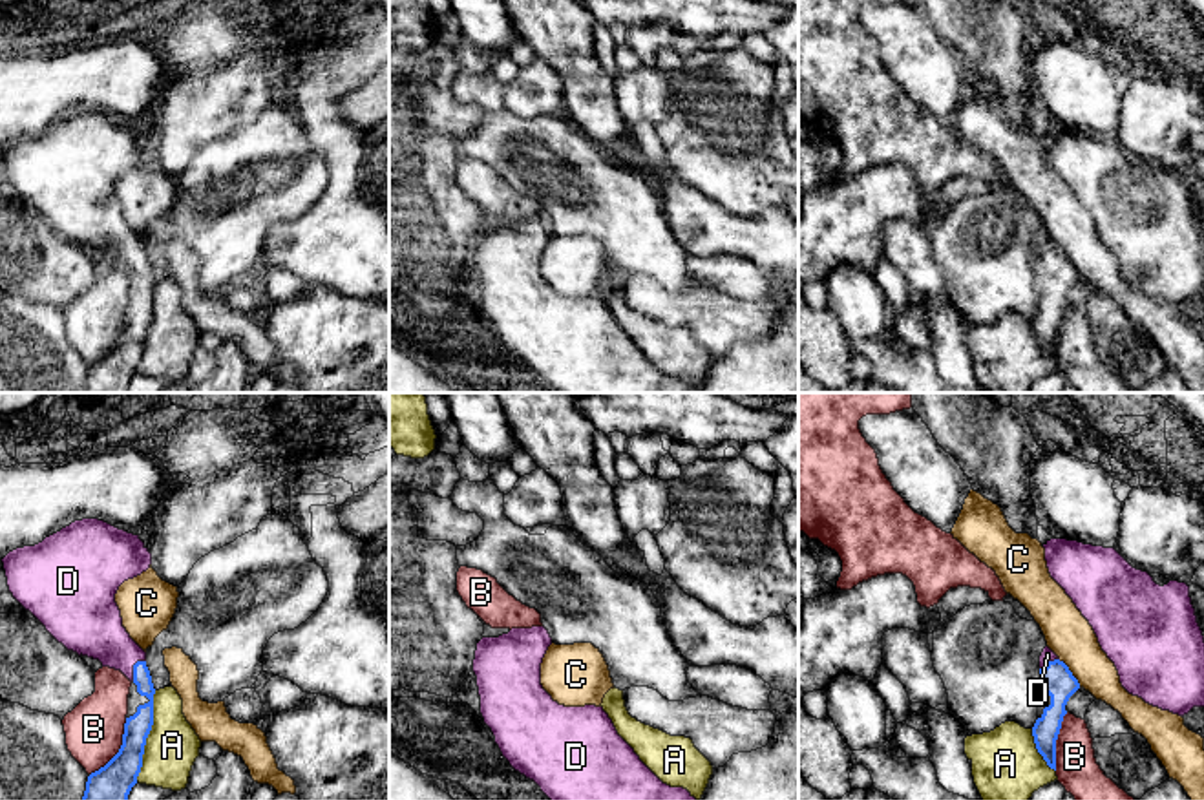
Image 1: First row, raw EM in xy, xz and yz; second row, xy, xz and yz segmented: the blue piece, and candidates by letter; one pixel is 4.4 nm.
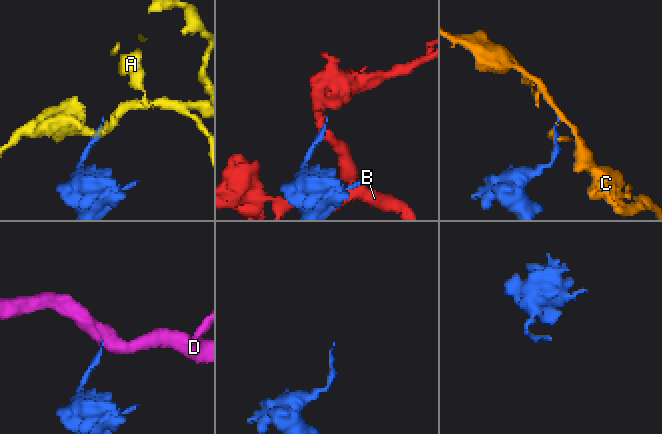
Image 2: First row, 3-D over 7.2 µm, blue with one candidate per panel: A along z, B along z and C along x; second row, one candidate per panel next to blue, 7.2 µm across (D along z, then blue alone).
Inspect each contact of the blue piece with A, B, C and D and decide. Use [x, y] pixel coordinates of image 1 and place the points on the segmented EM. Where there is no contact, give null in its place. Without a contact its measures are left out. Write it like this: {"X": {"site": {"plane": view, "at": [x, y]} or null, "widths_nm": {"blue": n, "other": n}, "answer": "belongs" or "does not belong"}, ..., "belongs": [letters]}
{"A": {"site": {"plane": "xy", "at": [147, 736]}, "widths_nm": {"blue": 160, "other": 240}, "answer": "does not belong"}, "B": {"site": {"plane": "xy", "at": [119, 749]}, "widths_nm": {"blue": 160, "other": 260}, "answer": "does not belong"}, "C": {"site": {"plane": "yz", "at": [1071, 673]}, "widths_nm": {"blue": 140, "other": 200}, "answer": "does not belong"}, "D": {"site": {"plane": "xy", "at": [134, 667]}, "widths_nm": {"blue": 100, "other": 260}, "answer": "belongs"}, "belongs": ["D"]}

